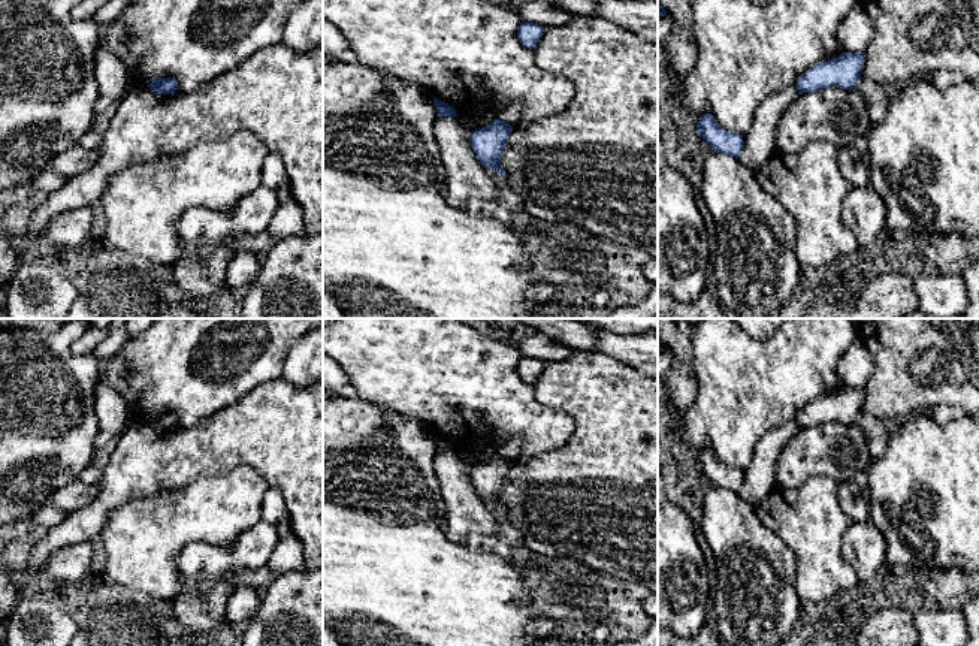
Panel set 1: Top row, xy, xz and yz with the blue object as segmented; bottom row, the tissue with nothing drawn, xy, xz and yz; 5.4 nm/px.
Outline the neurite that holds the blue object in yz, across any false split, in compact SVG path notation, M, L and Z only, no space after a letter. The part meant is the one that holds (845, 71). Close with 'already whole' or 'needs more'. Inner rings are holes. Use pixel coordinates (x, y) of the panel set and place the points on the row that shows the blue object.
M843 52L828 61L818 63L800 76L795 87L800 94L828 87L853 90L861 79L865 52Z; already whole

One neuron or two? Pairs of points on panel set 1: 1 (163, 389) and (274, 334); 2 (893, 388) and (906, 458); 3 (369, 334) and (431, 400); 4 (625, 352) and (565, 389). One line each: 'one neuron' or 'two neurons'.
1: one neuron
2: two neurons
3: one neuron
4: two neurons

